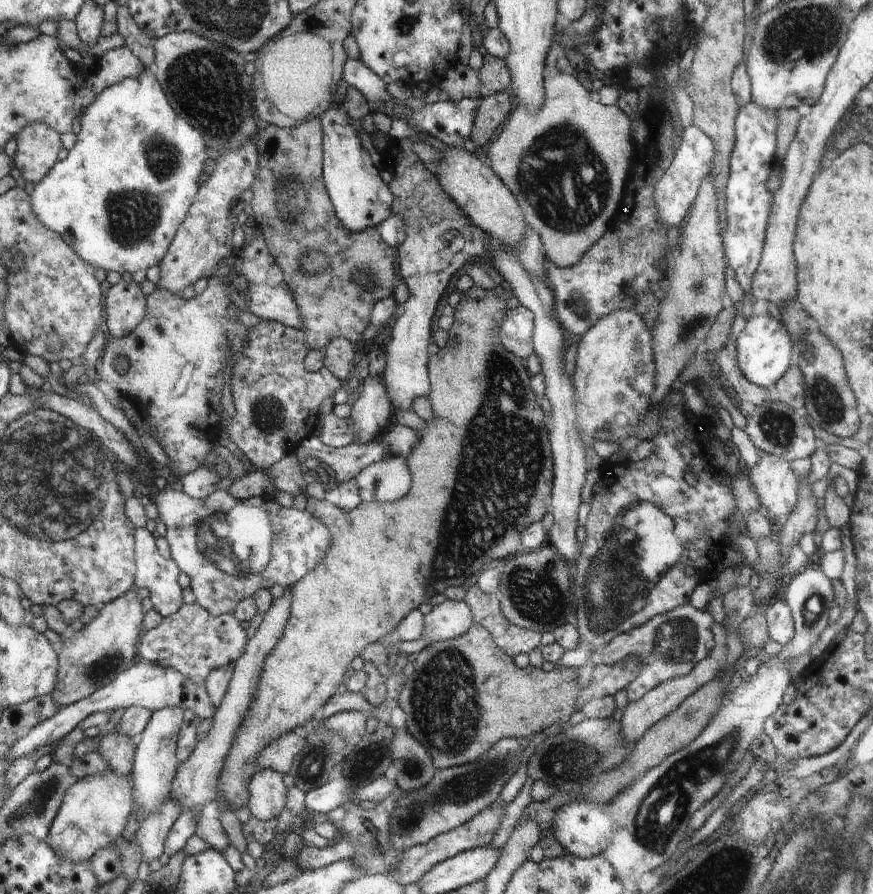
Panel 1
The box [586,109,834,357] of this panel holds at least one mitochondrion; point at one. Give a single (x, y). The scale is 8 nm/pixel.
(626, 213)

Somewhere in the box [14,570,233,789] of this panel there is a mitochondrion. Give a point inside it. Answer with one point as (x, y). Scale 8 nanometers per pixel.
(107, 663)

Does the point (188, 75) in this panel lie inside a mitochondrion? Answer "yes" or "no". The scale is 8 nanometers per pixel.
yes

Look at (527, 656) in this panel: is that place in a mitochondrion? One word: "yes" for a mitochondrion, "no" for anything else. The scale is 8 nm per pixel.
no

